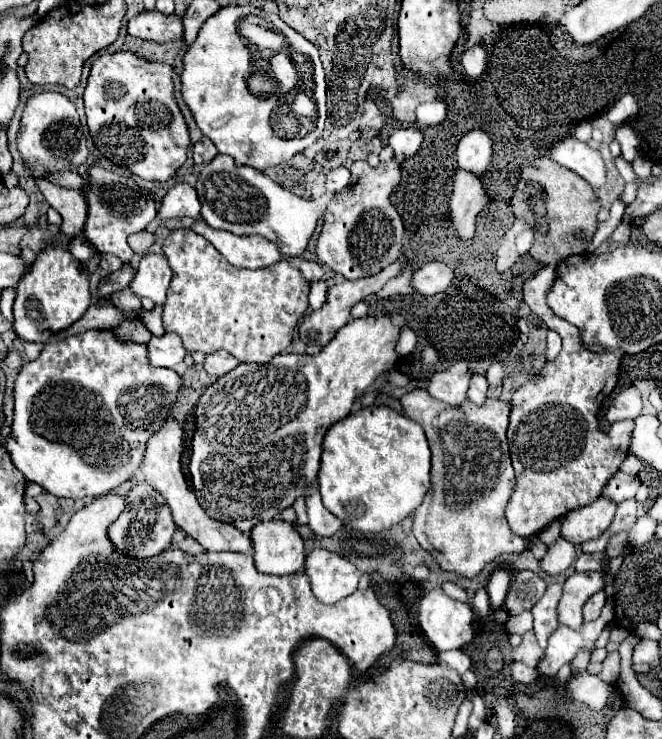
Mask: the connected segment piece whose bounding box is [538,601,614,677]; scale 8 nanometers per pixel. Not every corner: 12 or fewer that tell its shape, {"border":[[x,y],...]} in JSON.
{"border":[[608,601],[578,631],[560,625],[548,639],[538,673],[554,677],[580,651],[592,653],[614,617]]}

